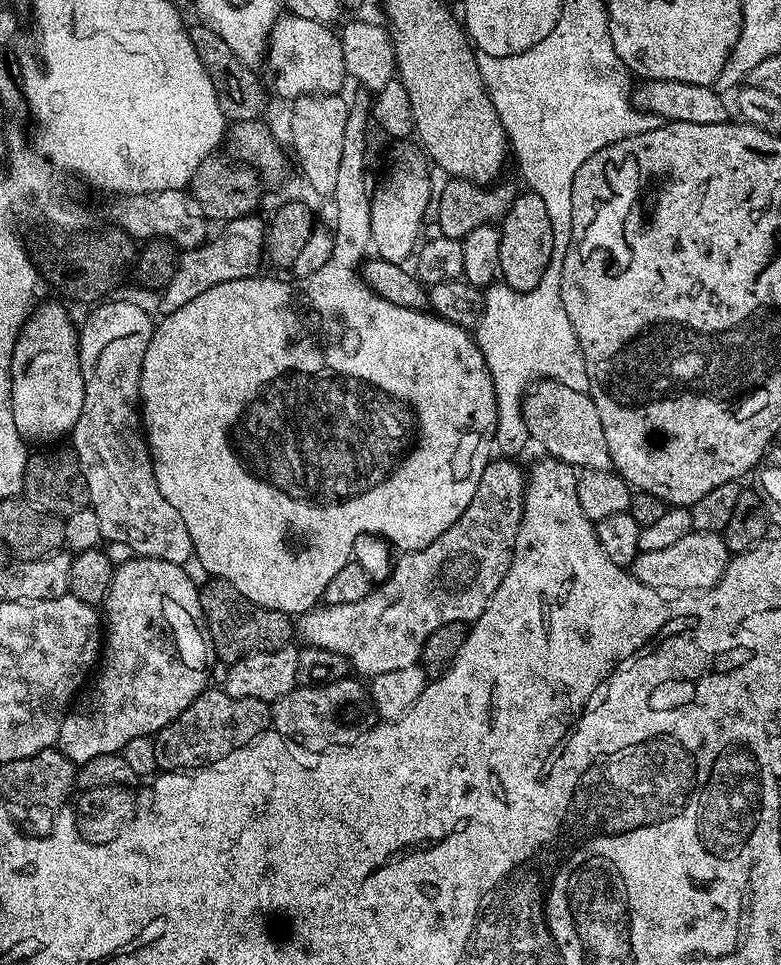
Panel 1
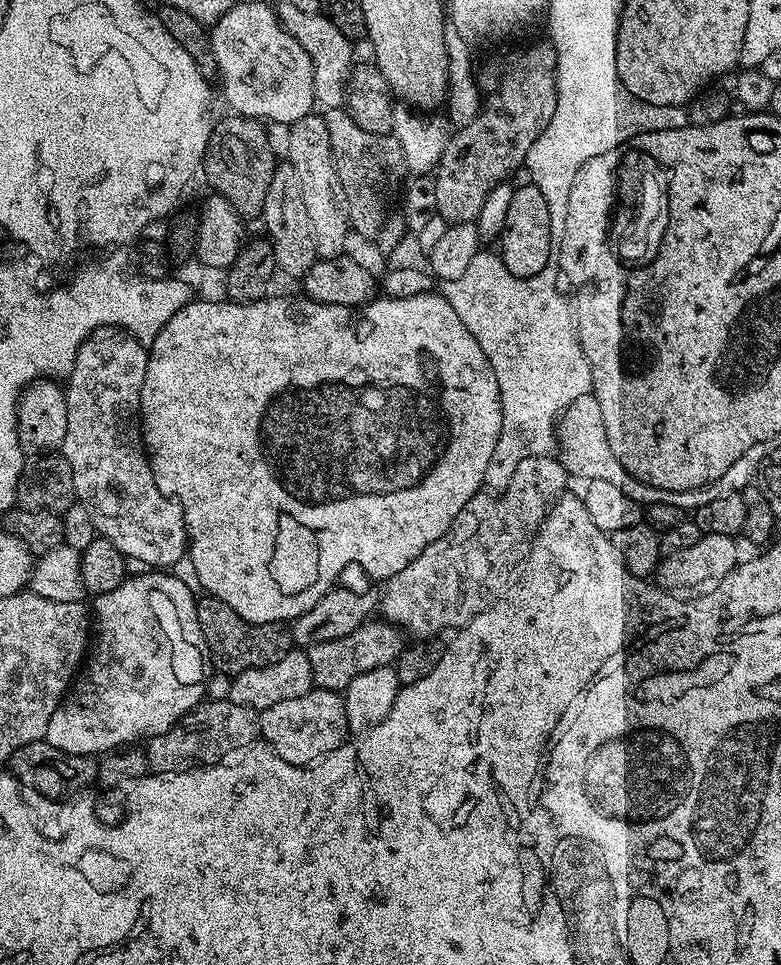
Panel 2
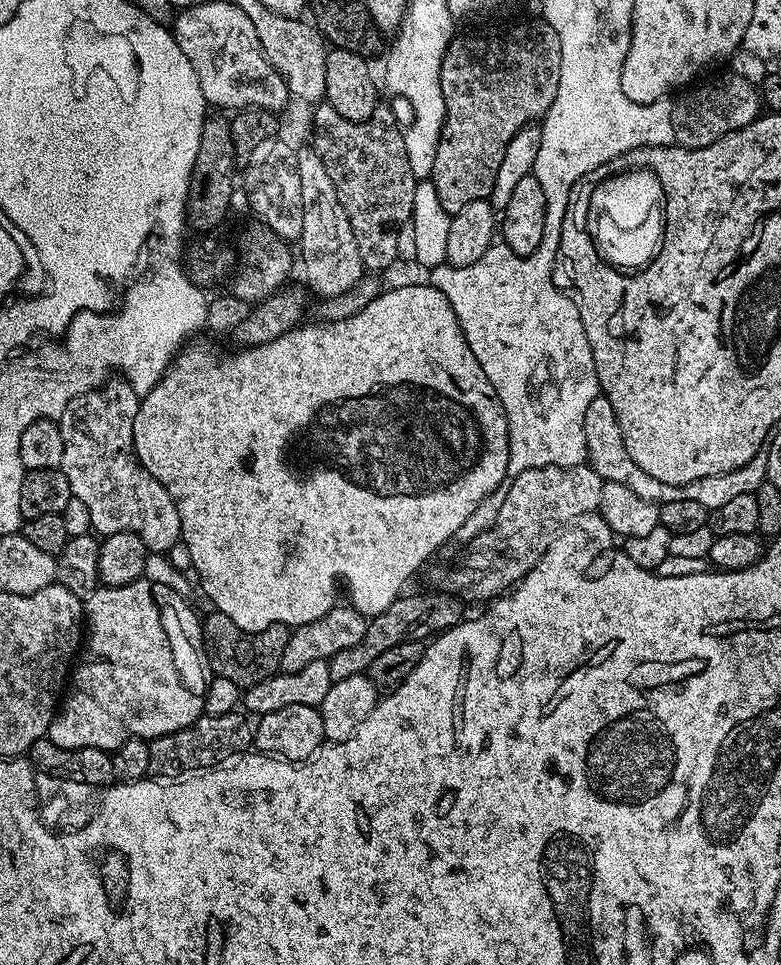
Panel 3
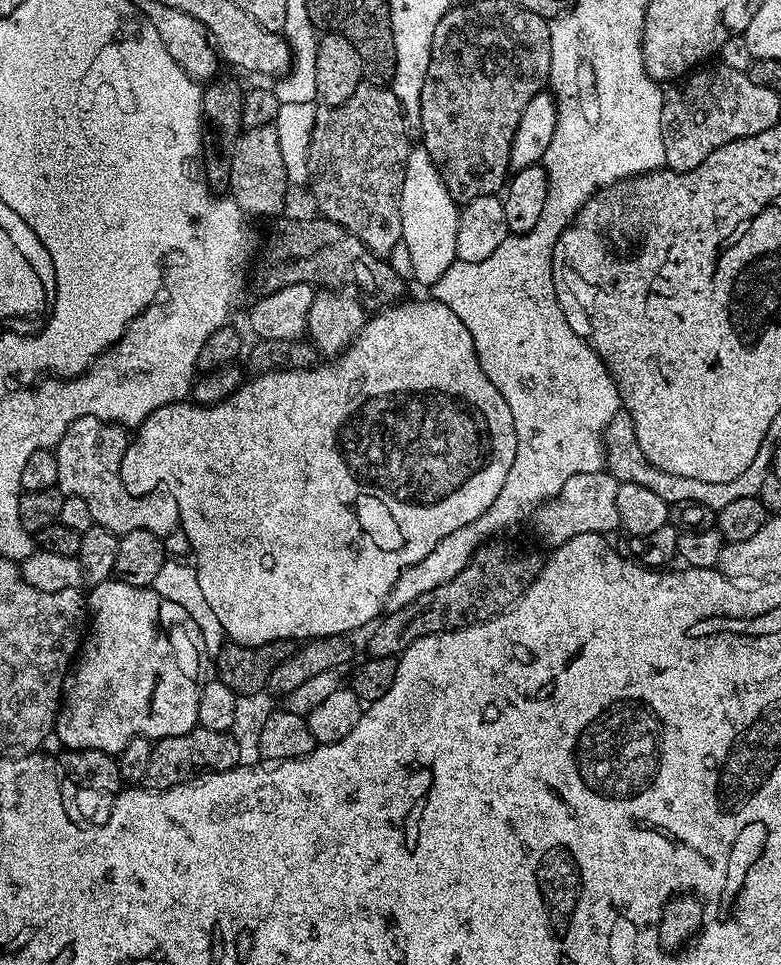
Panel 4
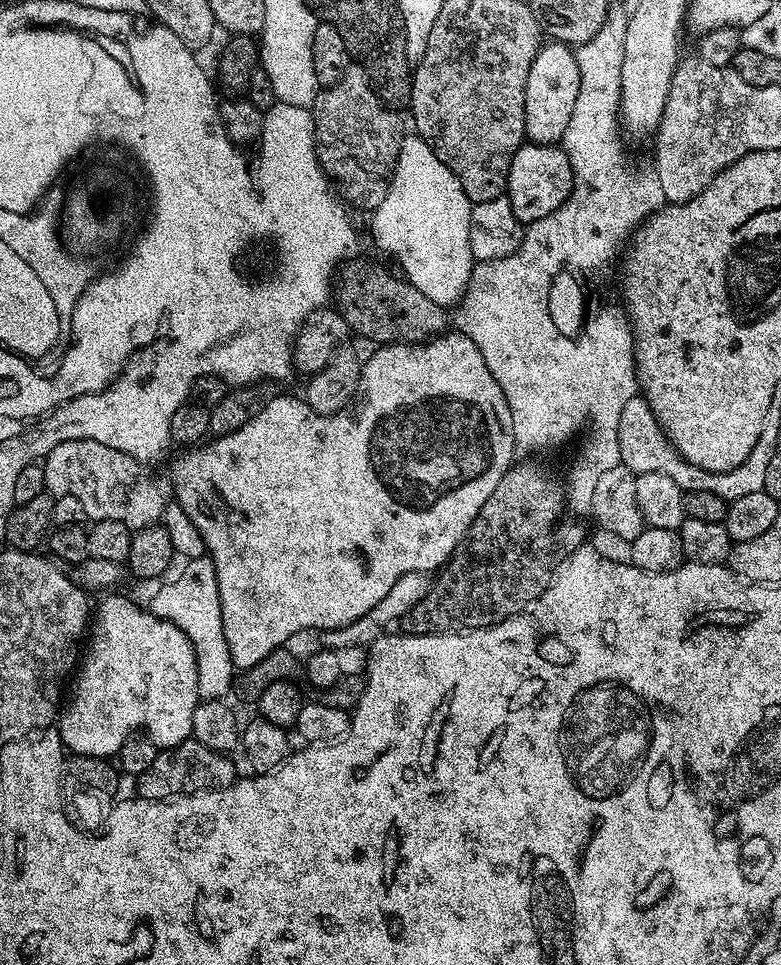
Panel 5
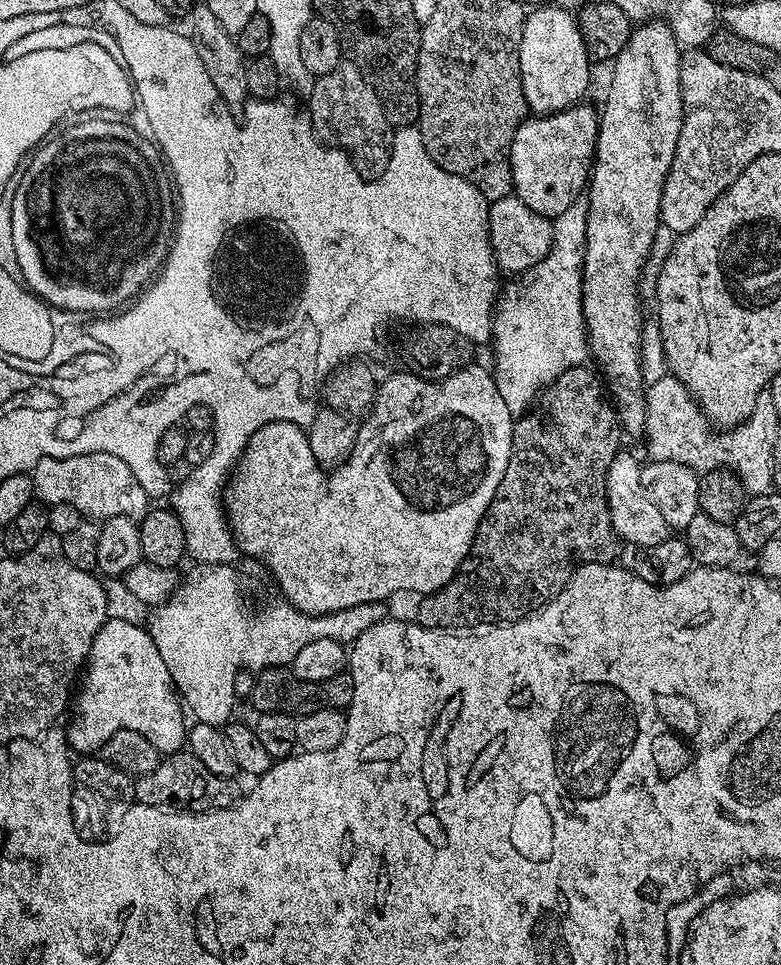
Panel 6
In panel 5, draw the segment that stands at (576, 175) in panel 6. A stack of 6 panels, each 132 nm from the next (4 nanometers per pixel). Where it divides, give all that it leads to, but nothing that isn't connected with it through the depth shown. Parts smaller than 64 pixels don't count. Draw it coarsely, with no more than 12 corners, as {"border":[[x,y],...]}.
{"border":[[525,142],[514,154],[508,200],[527,226],[572,192],[563,147]]}

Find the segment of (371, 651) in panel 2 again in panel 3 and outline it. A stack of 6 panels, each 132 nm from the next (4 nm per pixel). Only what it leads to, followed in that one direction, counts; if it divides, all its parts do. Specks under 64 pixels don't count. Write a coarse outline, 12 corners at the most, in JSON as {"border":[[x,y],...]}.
{"border":[[402,594],[368,620],[366,638],[328,661],[333,681],[365,675],[370,662],[432,608],[459,624],[451,595]]}

